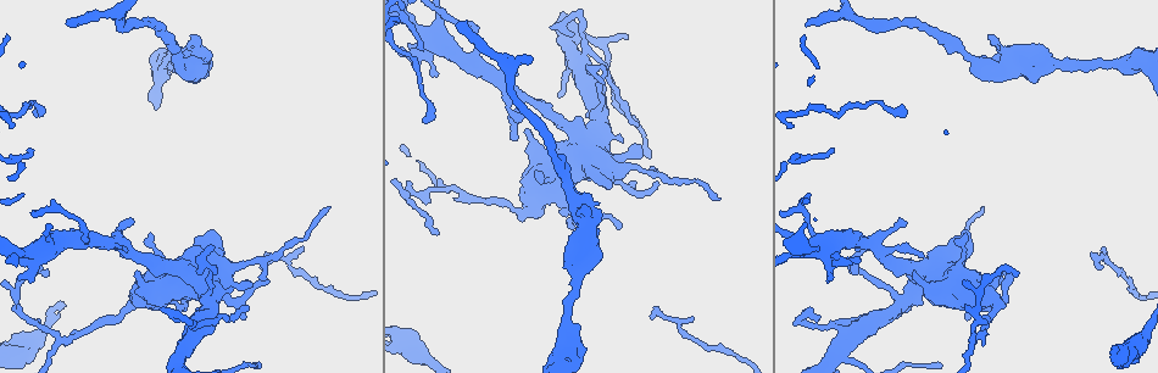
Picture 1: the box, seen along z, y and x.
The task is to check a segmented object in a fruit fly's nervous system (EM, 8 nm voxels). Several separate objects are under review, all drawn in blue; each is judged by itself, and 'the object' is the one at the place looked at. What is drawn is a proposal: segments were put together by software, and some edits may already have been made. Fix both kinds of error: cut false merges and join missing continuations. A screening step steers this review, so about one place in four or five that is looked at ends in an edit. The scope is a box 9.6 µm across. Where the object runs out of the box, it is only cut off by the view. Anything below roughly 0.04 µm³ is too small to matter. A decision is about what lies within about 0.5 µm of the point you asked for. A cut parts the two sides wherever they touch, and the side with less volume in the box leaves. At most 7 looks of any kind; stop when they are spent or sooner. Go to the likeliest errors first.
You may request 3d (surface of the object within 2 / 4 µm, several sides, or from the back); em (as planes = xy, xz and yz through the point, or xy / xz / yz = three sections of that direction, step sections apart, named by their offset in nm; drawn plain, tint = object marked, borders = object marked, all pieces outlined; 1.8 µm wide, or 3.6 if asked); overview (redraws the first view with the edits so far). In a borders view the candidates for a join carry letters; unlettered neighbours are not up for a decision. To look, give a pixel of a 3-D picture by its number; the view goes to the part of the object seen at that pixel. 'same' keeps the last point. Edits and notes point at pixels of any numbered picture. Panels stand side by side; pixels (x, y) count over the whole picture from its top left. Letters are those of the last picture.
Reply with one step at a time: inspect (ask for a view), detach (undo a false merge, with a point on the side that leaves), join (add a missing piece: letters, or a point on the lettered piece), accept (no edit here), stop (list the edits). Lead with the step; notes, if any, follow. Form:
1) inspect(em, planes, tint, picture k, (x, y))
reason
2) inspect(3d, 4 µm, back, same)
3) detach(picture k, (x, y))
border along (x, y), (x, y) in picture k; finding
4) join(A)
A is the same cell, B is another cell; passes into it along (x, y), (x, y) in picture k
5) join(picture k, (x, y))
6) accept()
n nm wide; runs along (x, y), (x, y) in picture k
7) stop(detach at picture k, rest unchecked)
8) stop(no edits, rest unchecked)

inspect(3d, 4 µm, picture 1, (972, 340))
three-way junction

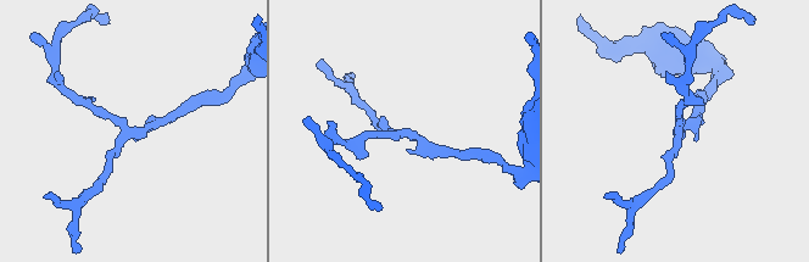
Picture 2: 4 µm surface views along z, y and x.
inspect(em, xy, step 16, borders, picture 2, (127, 134))

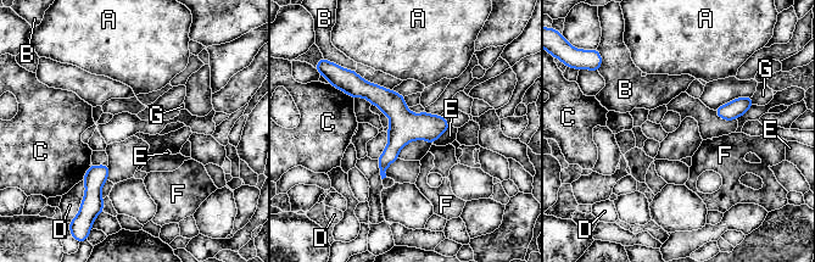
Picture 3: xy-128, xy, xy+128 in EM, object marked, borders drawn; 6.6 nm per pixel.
inspect(em, planes, borders, same)

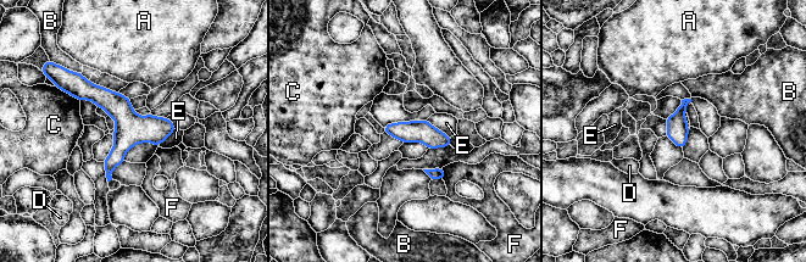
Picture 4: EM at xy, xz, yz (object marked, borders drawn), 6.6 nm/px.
accept()
B touches over 200 nm; A, B, C, D, E and F are other cells; runs along (76, 87), (137, 128), (171, 128) in picture 4; continuous, no second neuron

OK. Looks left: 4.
inspect(em, planes, borders, picture 1, (895, 294))
thick turns thin

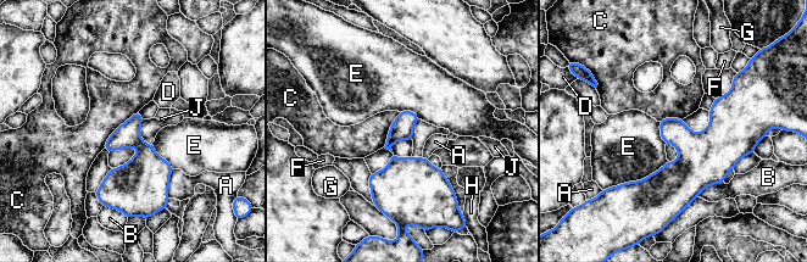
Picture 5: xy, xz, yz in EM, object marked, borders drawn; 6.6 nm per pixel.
accept()
E touches over 400 nm; A, B, C, D, E, F, G, H and J are other cells; border along (138, 111), (111, 134), (103, 148) in picture 5; all the same neuron

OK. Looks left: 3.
inspect(em, planes, borders, picture 1, (816, 315))
tapers out

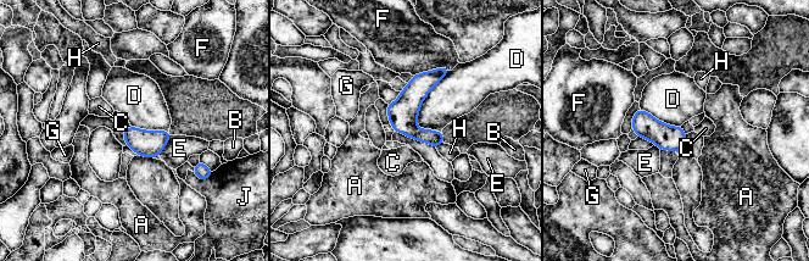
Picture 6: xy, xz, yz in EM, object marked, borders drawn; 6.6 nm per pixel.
accept()
A, B, C, D, E, F, G, H and J are other cells; border along (450, 71), (422, 103), (419, 129) in picture 6; no lettered piece goes on from it

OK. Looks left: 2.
stop(no edits, rest unchecked)

